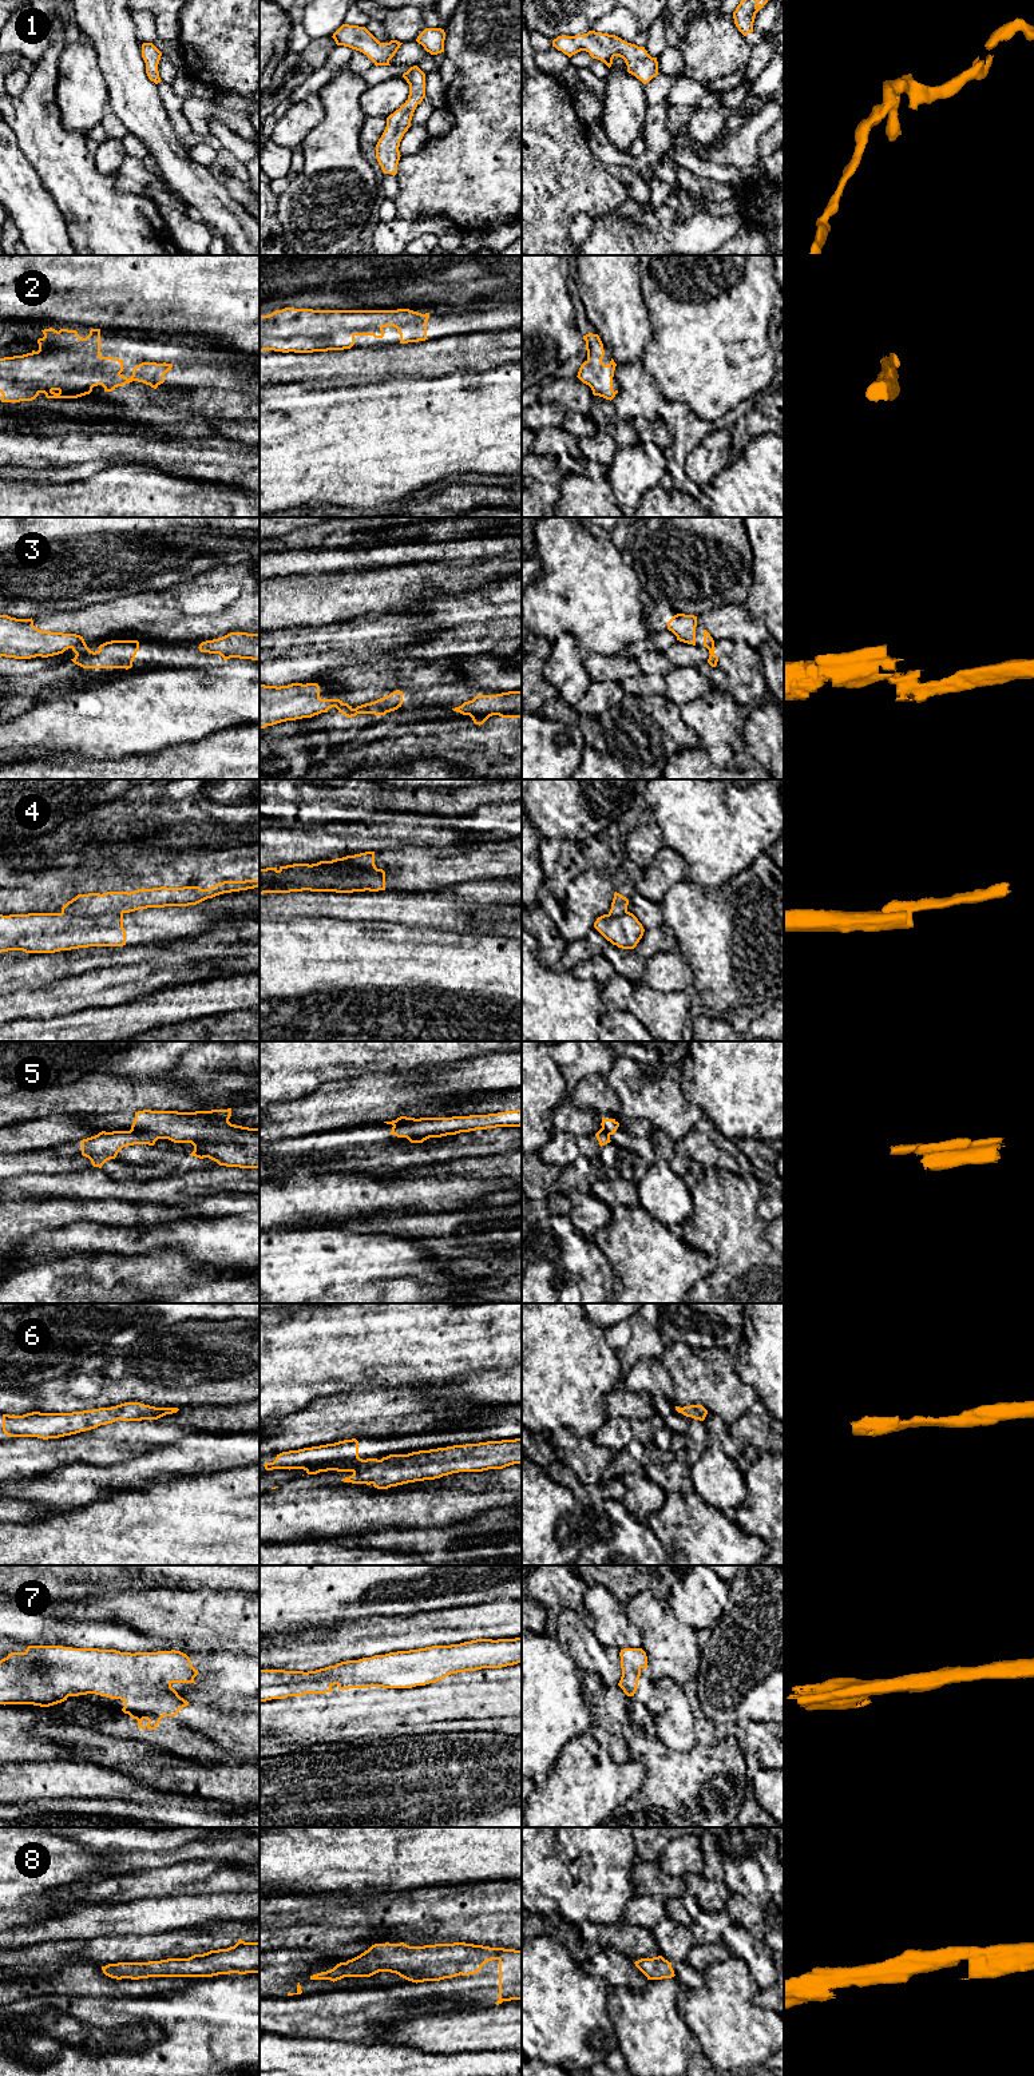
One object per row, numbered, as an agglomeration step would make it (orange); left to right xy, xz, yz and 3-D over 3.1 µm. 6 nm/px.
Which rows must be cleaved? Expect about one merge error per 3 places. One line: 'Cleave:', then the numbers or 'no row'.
Cleave: 3, 4, 5

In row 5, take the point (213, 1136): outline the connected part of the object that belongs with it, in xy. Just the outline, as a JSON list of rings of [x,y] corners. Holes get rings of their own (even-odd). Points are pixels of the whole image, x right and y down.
[[[231,1108],[195,1112],[143,1110],[135,1112],[131,1130],[174,1143],[191,1143],[191,1156],[209,1158],[219,1166],[260,1168],[260,1128],[231,1124],[230,1116]]]

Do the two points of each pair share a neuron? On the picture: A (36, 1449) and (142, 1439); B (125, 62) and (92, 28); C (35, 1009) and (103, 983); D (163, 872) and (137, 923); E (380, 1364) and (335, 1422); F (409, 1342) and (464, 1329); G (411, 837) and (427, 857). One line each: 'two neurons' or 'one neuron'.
A: one neuron
B: one neuron
C: one neuron
D: two neurons
E: two neurons
F: one neuron
G: two neurons

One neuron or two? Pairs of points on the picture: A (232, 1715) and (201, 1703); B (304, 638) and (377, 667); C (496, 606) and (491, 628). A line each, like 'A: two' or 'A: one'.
A: one
B: two
C: two

